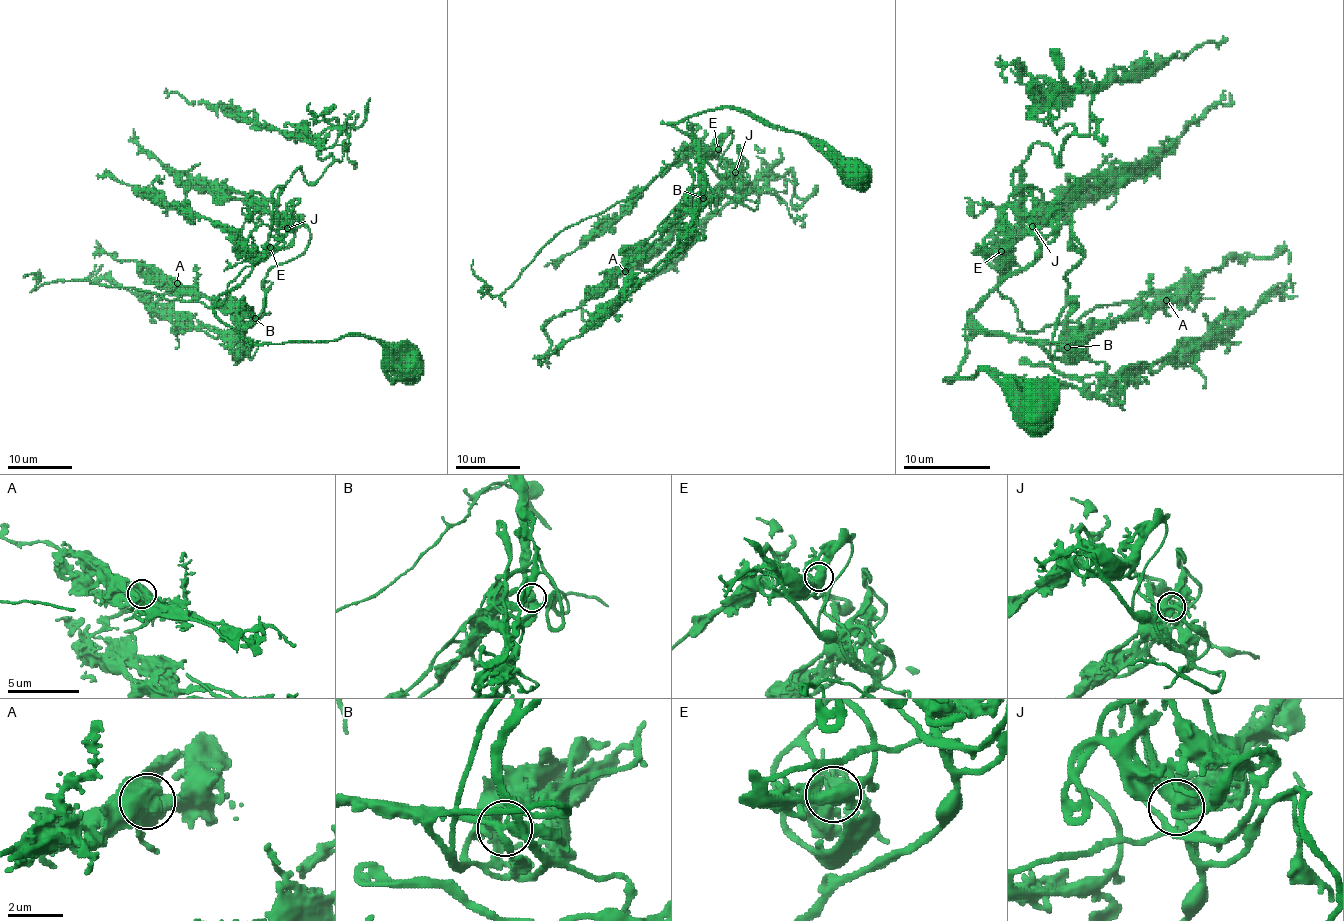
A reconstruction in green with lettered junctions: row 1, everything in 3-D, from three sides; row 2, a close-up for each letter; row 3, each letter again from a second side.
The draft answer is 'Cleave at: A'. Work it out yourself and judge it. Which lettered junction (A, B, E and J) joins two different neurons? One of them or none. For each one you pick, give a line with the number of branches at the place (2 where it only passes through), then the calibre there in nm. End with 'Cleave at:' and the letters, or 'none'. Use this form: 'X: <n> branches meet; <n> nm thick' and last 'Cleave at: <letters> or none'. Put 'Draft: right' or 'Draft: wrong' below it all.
Cleave at: none
Draft: wrong

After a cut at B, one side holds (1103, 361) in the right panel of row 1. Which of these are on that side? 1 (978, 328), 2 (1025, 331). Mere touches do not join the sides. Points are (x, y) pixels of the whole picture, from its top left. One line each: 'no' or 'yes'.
1: no
2: yes

